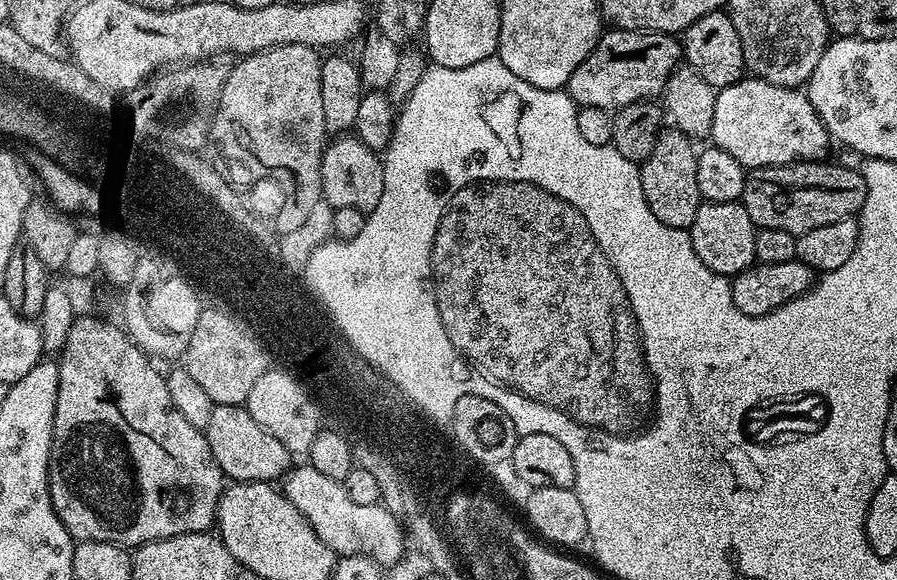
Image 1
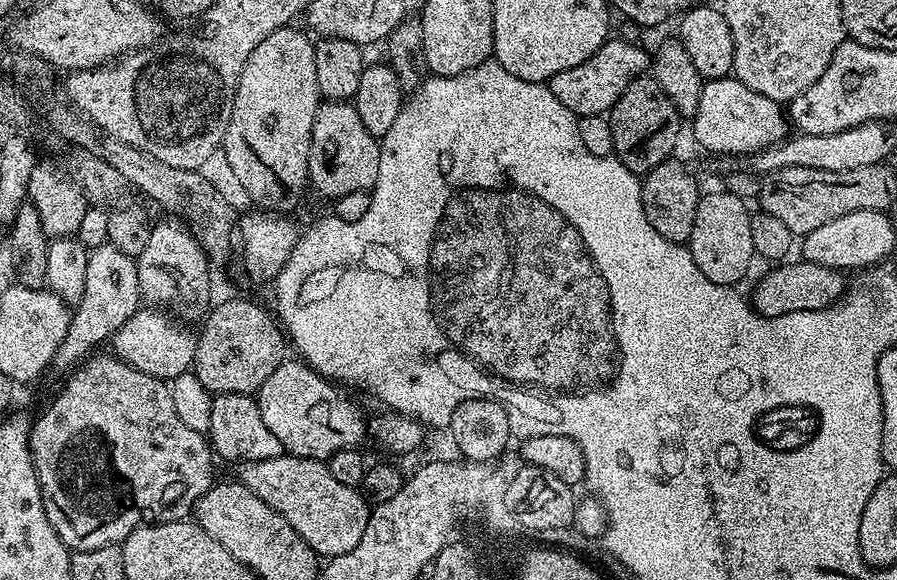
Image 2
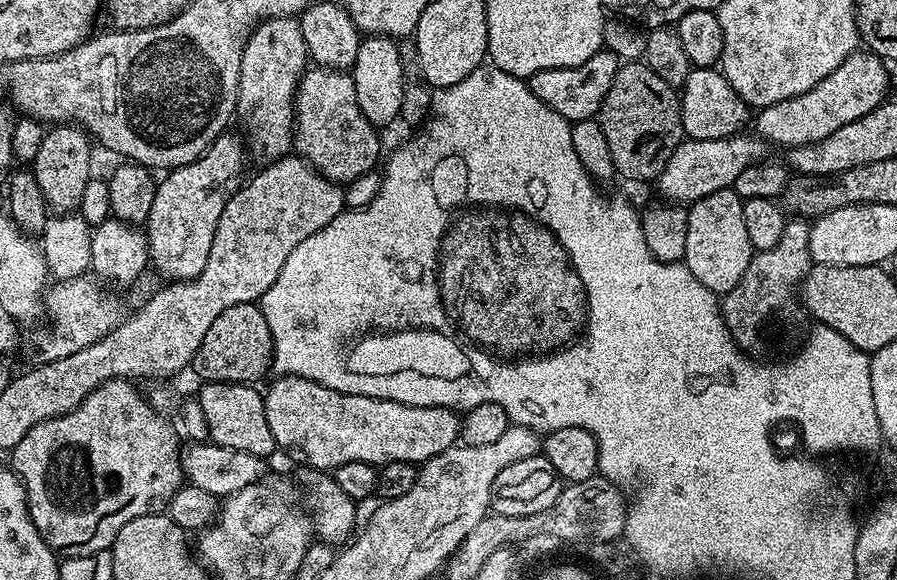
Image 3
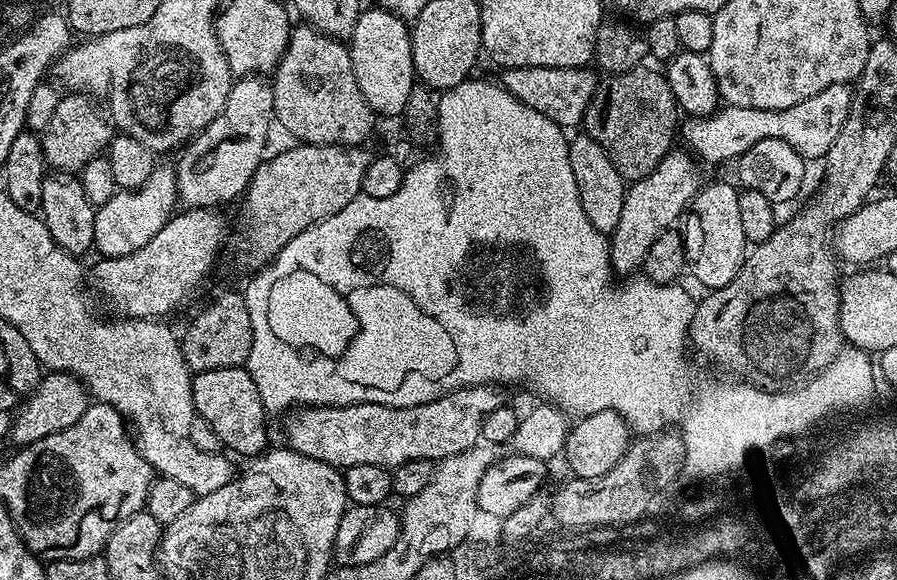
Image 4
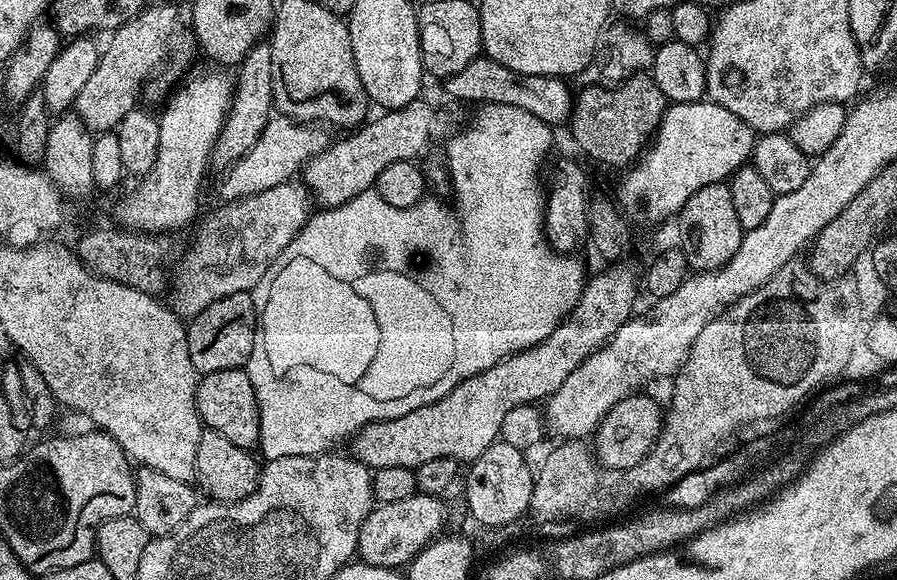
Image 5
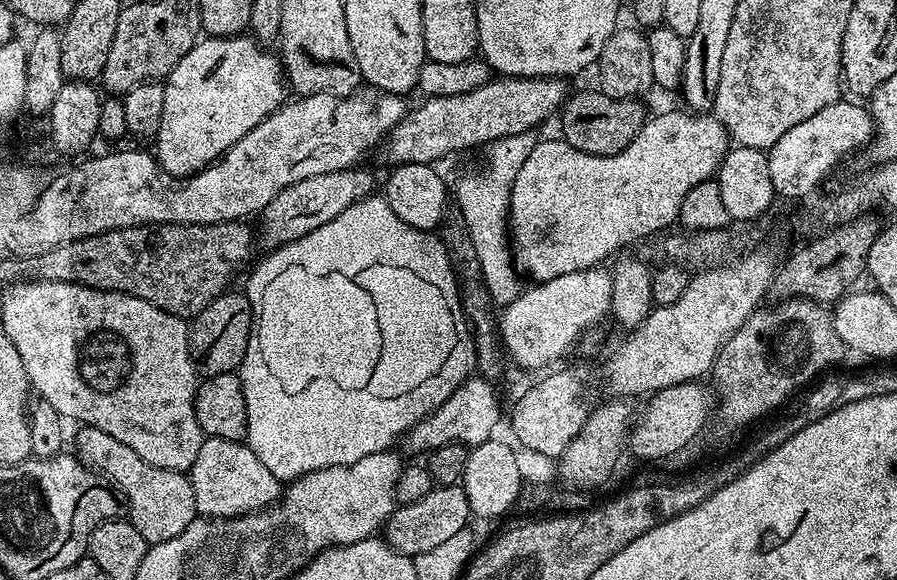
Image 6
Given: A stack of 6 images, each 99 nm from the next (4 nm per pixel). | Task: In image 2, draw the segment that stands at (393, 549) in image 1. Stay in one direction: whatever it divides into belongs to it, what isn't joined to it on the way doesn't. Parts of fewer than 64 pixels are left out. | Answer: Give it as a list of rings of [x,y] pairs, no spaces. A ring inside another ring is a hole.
[[[282,455],[265,460],[249,460],[239,465],[239,483],[262,498],[321,558],[341,556],[354,550],[358,530],[366,526],[370,505],[357,489],[342,486],[330,474],[323,460]]]

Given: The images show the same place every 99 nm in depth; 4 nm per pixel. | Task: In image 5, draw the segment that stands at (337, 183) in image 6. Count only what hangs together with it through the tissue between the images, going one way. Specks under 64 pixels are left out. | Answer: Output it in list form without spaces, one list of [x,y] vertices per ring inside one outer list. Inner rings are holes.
[[[289,182],[270,186],[270,190],[262,190],[253,196],[247,196],[241,200],[230,200],[219,205],[212,212],[217,224],[204,224],[196,241],[188,248],[188,253],[175,265],[176,277],[171,277],[170,292],[172,288],[172,300],[170,307],[182,318],[196,316],[210,302],[218,302],[218,298],[226,298],[226,294],[238,294],[239,292],[251,292],[256,283],[270,270],[270,266],[290,246],[290,242],[306,226],[308,217],[313,215],[314,201],[308,185],[303,182]]]

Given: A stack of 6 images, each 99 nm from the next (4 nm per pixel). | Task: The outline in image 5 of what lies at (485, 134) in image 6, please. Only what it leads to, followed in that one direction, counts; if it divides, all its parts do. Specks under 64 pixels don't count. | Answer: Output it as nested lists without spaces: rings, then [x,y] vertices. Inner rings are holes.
[[[418,99],[401,108],[385,111],[377,120],[369,119],[349,131],[345,140],[329,143],[308,161],[302,169],[302,180],[308,185],[313,201],[324,210],[342,206],[350,202],[350,198],[358,198],[358,194],[369,191],[386,166],[403,160],[415,161],[431,149],[428,148],[431,144],[447,141],[454,132],[451,114],[444,108],[427,104],[426,100]]]

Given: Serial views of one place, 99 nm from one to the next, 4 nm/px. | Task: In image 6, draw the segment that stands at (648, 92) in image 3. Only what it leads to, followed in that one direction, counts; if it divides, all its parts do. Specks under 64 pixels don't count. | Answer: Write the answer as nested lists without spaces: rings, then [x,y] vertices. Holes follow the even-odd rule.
[[[595,90],[595,92],[573,91],[565,100],[558,116],[560,128],[564,131],[561,132],[562,138],[570,146],[574,146],[586,154],[595,156],[618,154],[622,150],[626,150],[626,146],[630,146],[630,142],[634,142],[638,130],[642,130],[646,113],[644,113],[643,106],[639,104],[640,102],[636,98],[624,100],[608,97],[601,90]]]

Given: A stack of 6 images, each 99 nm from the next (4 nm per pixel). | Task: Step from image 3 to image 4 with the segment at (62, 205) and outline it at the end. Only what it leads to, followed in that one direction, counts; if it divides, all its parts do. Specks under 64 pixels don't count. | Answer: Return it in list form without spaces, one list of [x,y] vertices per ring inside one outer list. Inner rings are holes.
[[[61,95],[54,115],[50,117],[50,123],[40,136],[45,165],[60,174],[79,174],[86,162],[107,149],[112,143],[113,135],[114,128],[109,117],[87,95]]]

